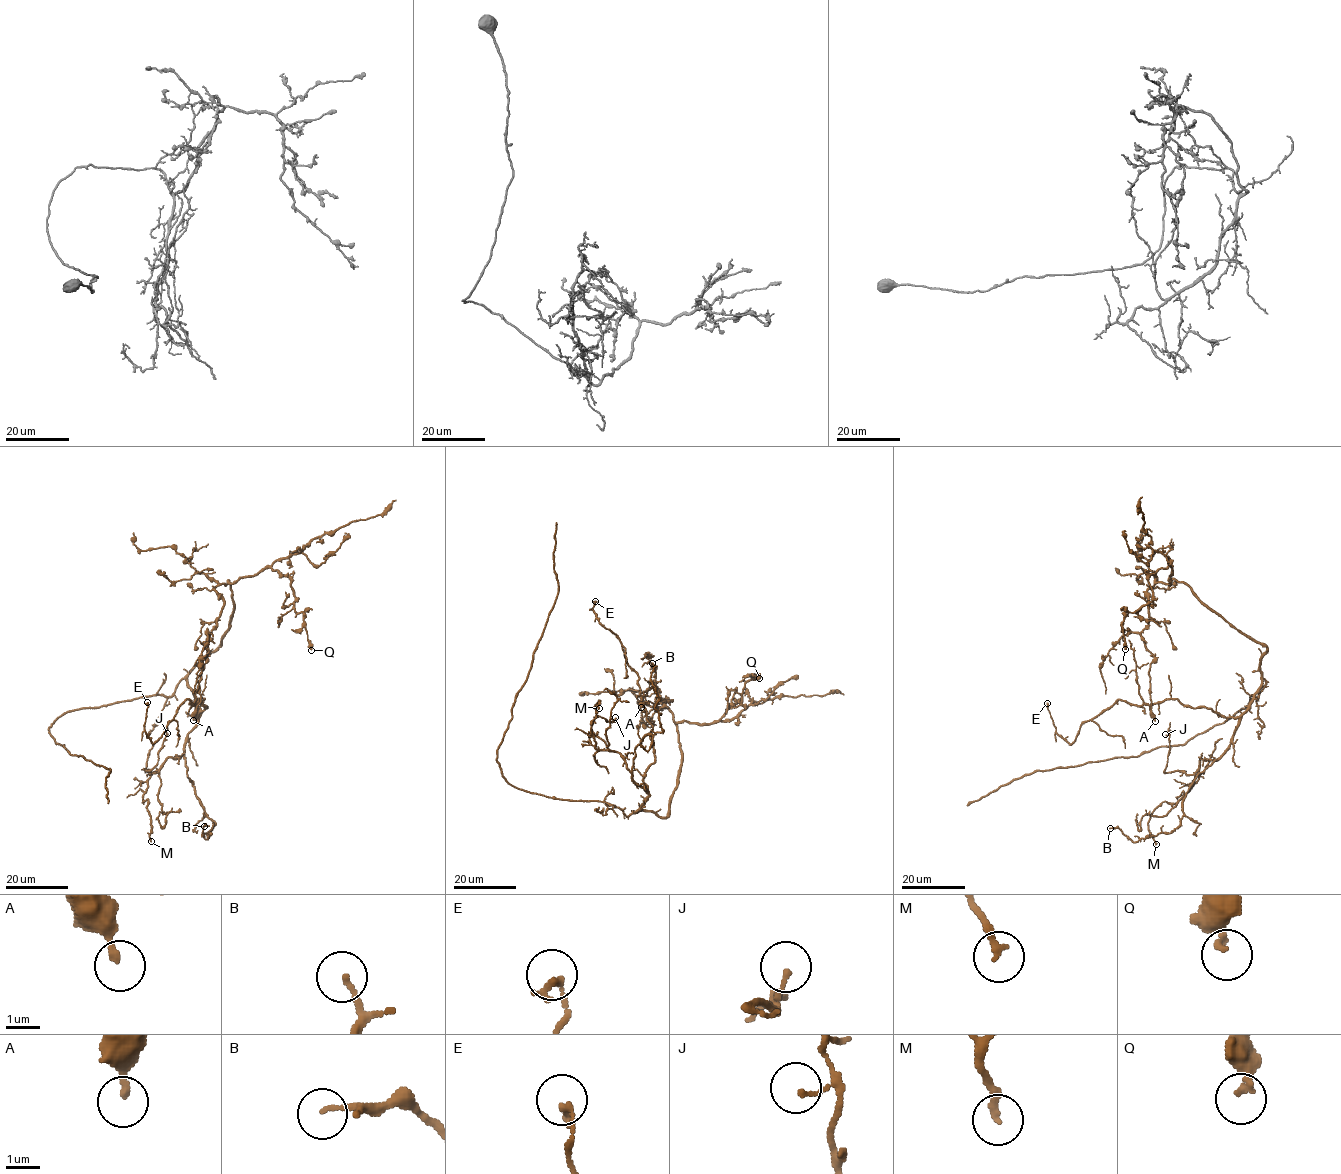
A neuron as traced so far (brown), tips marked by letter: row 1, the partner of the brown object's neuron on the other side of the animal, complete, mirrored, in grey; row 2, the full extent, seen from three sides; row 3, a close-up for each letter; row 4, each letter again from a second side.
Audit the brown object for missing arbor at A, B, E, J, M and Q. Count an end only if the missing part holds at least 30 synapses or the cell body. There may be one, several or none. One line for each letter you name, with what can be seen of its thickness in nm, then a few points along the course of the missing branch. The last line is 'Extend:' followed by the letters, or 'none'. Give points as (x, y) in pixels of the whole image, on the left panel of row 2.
Extend: none

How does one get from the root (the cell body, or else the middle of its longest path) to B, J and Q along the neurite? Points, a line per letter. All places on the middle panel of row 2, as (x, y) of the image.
B: (608, 804), (628, 816), (648, 795), (632, 780), (632, 766), (643, 738), (662, 732), (652, 663)
J: (608, 804), (628, 816), (648, 795), (633, 781), (625, 758), (592, 730), (596, 717), (615, 717)
Q: (608, 804), (627, 816), (665, 817), (681, 765), (676, 724), (717, 721), (743, 705), (745, 683), (759, 678)

